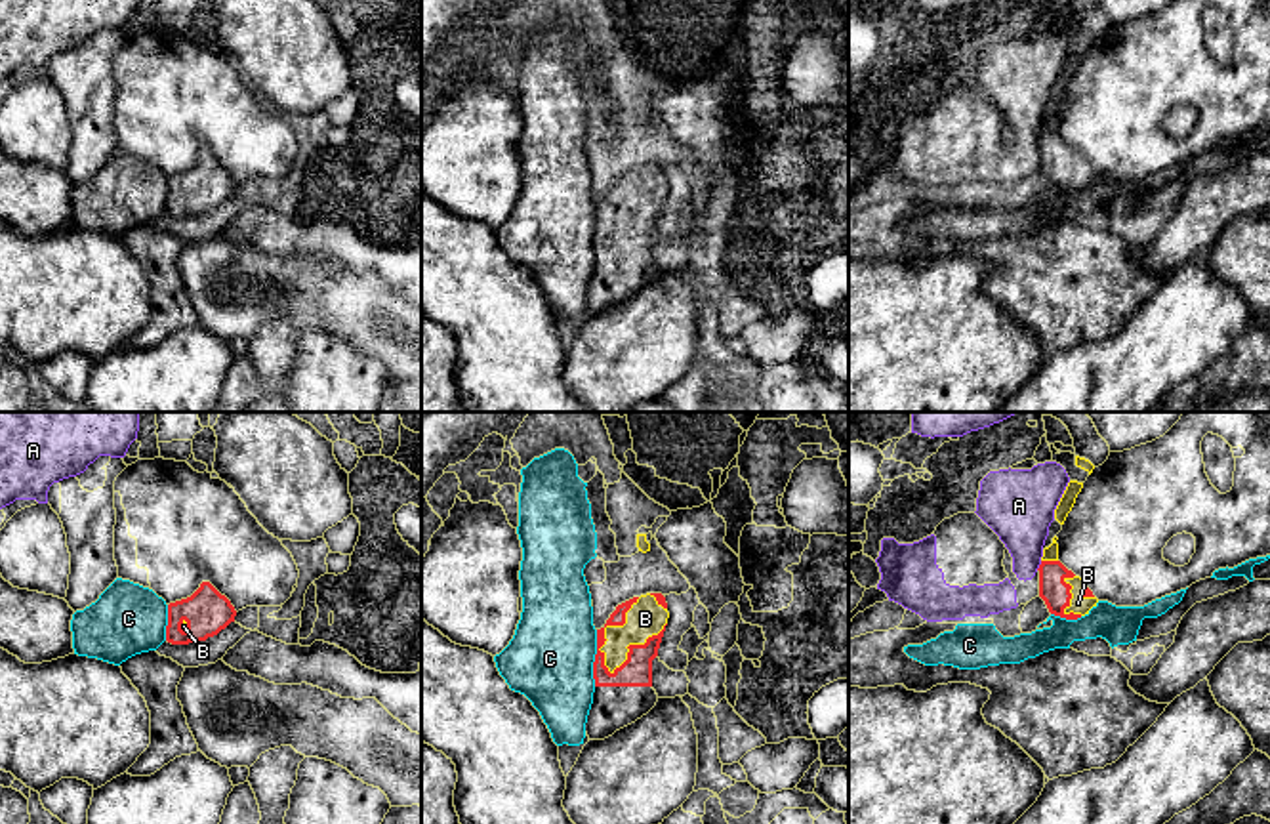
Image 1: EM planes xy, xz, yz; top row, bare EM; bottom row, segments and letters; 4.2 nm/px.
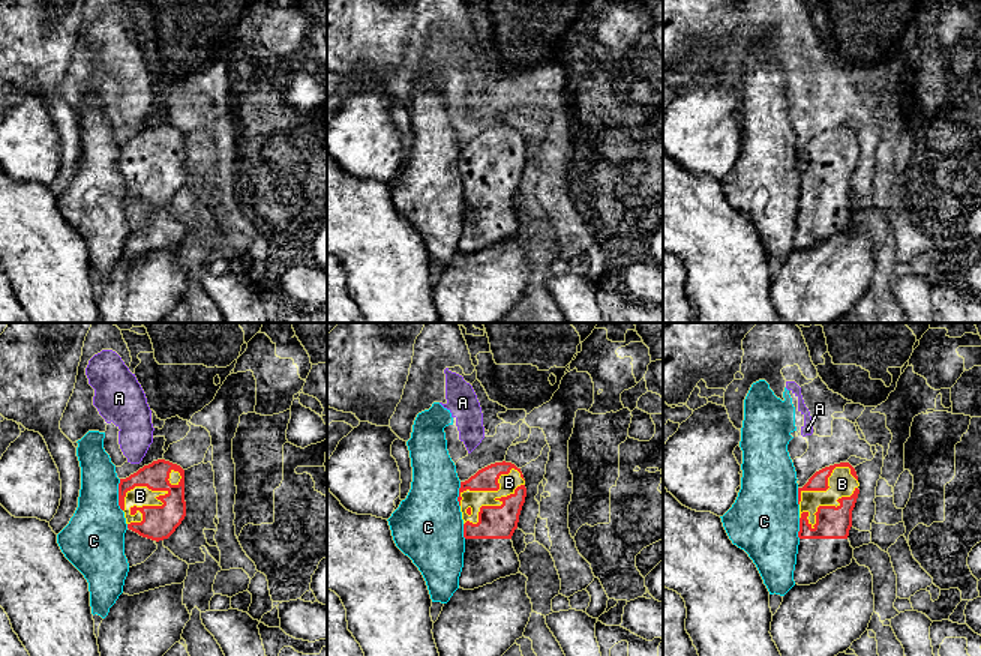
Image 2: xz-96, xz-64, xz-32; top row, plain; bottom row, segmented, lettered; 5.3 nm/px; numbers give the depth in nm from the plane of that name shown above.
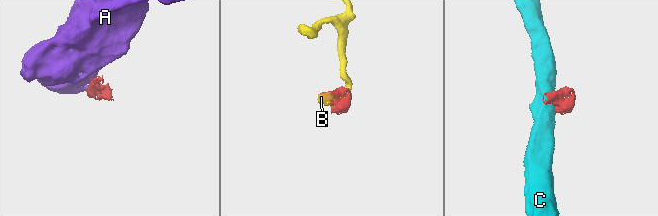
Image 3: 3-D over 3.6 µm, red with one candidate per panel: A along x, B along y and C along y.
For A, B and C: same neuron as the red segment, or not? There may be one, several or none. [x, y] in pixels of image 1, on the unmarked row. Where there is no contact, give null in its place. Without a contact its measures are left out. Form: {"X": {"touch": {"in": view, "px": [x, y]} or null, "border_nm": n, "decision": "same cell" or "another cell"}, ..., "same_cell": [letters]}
{"A": {"touch": {"in": "yz", "px": [1040, 138]}, "border_nm": 50, "decision": "another cell"}, "B": {"touch": {"in": "xz", "px": [632, 218]}, "border_nm": 340, "decision": "same cell"}, "C": {"touch": {"in": "xz", "px": [595, 231]}, "border_nm": 240, "decision": "another cell"}, "same_cell": ["B"]}

